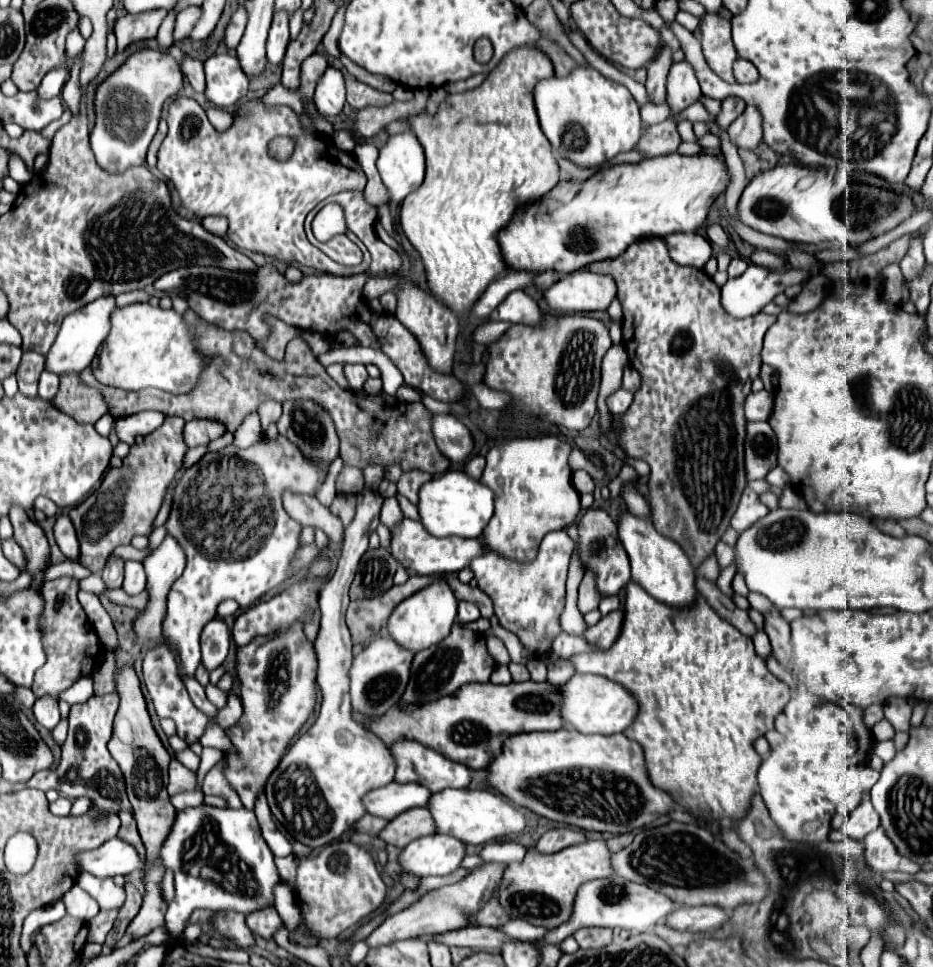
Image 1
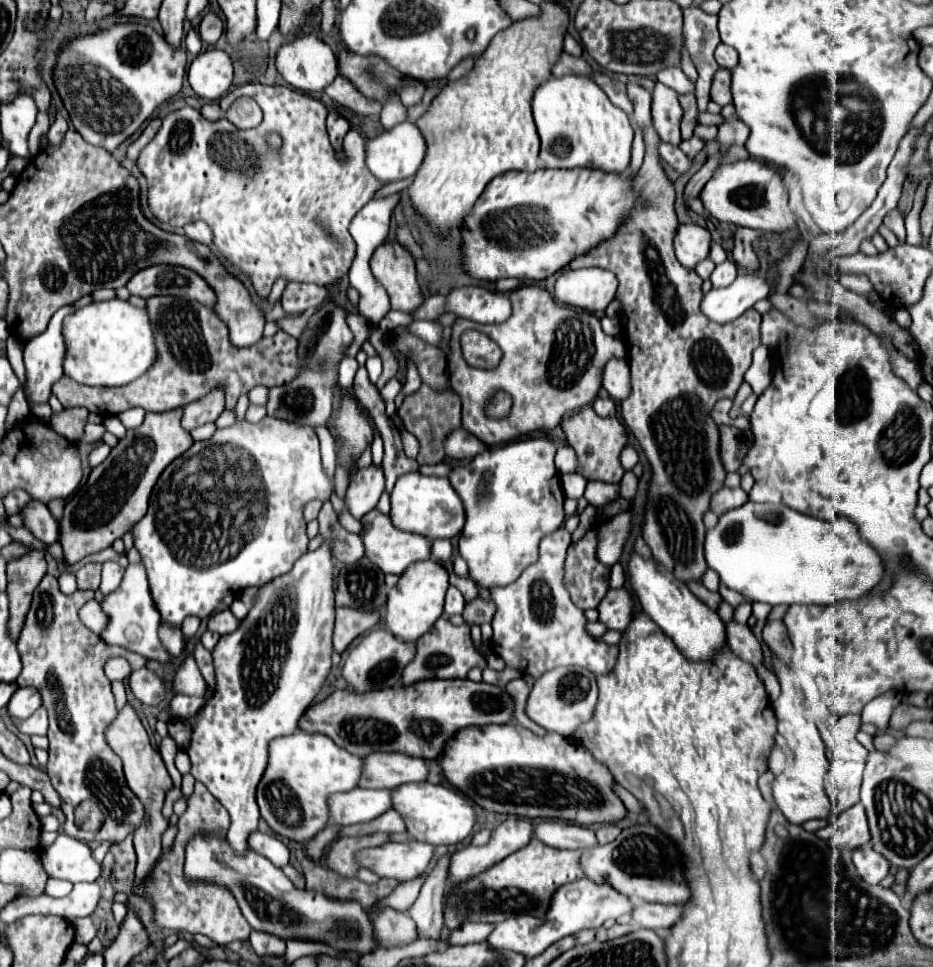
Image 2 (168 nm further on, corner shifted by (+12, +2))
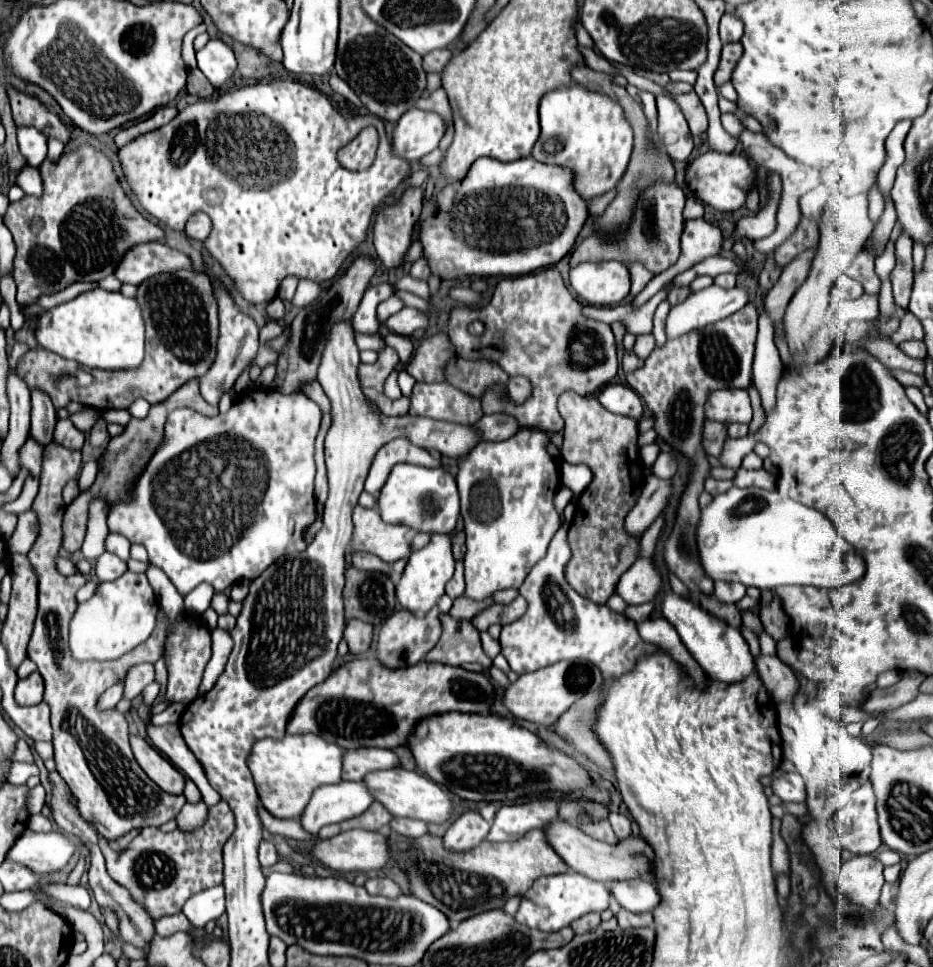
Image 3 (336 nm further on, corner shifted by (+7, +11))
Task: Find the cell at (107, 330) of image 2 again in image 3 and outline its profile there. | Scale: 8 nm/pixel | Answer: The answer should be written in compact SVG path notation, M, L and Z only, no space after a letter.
M95 288L51 308L39 318L35 336L45 350L97 370L139 368L145 356L145 324L137 300L103 288Z

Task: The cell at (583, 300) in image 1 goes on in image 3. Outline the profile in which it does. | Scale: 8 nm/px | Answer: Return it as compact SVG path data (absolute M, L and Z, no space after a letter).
M583 262L569 270L569 284L589 304L613 306L629 294L629 270L621 262Z

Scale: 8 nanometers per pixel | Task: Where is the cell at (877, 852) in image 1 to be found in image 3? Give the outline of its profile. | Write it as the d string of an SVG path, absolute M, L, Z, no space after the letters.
M877 854L853 856L843 862L837 884L843 898L849 898L865 910L875 910L879 902L879 892L885 884L883 864L879 862Z

